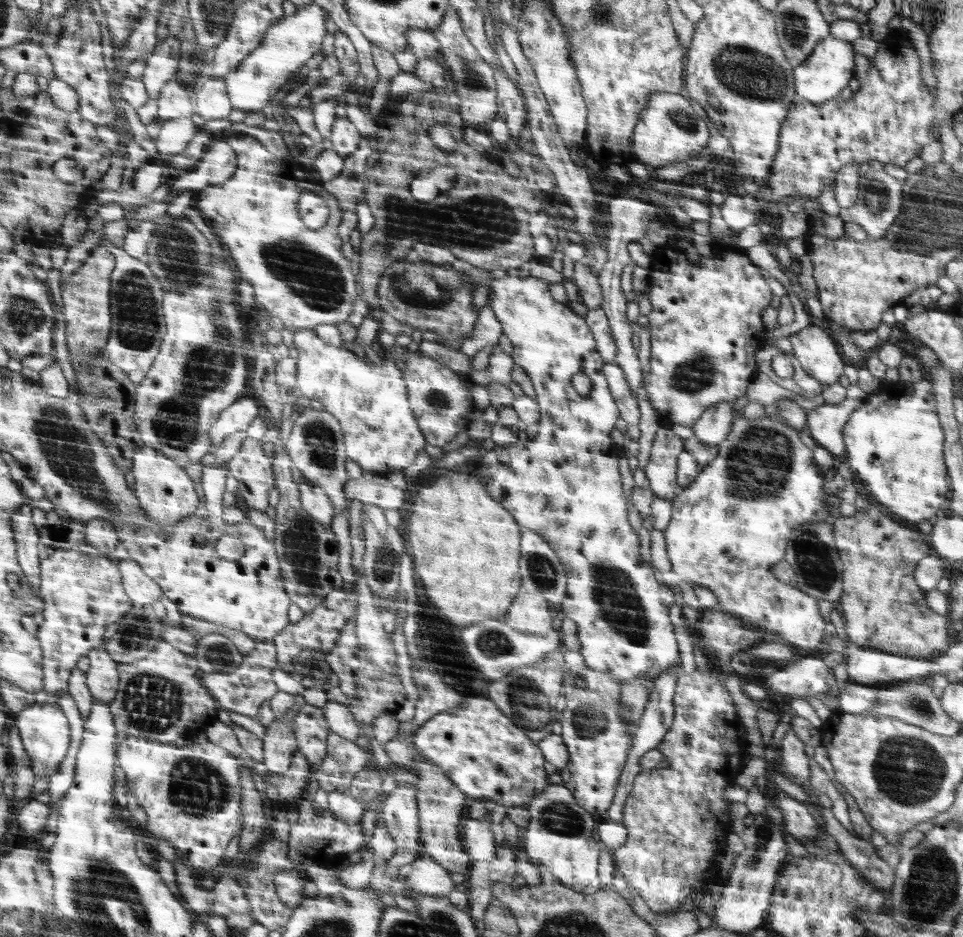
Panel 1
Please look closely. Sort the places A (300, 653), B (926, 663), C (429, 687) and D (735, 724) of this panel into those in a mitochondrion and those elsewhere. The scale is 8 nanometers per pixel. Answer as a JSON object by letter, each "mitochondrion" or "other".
{"A":"mitochondrion","B":"other","C":"mitochondrion","D":"other"}

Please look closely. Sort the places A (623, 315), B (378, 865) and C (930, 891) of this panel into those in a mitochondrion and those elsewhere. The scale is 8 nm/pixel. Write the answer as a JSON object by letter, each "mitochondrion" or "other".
{"A":"other","B":"other","C":"mitochondrion"}

